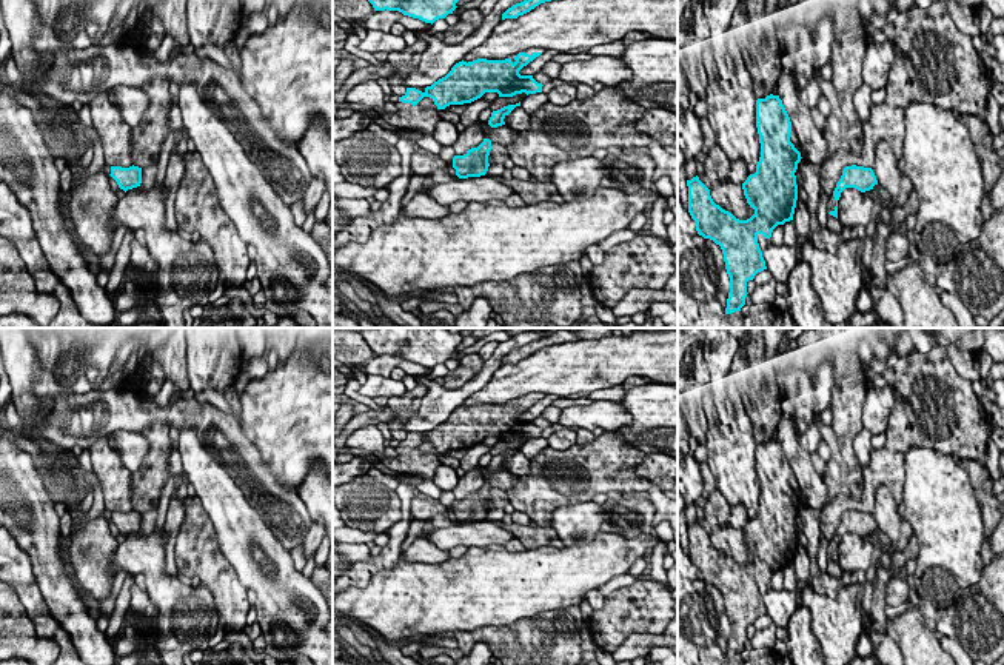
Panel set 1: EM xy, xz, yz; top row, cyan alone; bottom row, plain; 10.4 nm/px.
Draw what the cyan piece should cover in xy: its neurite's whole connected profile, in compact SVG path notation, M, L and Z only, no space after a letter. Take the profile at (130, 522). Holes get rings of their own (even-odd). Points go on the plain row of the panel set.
M134 510L129 513L111 511L109 520L117 526L119 533L125 537L128 534L140 531L142 528L142 513Z

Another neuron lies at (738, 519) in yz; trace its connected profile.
M744 505L731 506L728 519L730 528L742 531L748 520L750 519Z

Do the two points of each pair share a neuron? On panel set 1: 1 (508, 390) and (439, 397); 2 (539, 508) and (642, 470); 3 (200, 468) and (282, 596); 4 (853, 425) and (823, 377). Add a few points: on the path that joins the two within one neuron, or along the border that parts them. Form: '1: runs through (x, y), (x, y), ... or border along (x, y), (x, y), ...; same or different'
1: border along (498, 370), (462, 404); different
2: border along (644, 454), (635, 471), (653, 484); different
3: runs through (224, 501), (245, 541), (247, 553), (256, 565); same
4: border along (832, 391), (829, 405); different

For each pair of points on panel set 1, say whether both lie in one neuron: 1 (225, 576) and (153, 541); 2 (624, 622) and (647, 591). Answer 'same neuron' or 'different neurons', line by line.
1: different neurons
2: same neuron

